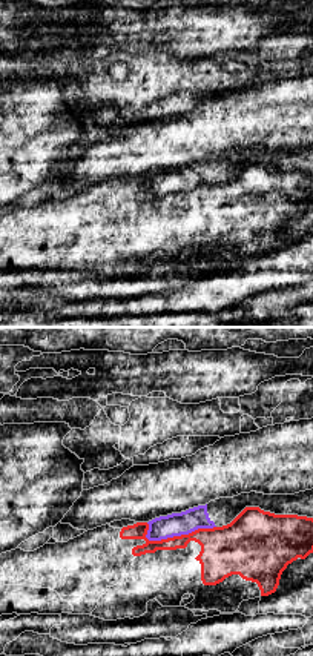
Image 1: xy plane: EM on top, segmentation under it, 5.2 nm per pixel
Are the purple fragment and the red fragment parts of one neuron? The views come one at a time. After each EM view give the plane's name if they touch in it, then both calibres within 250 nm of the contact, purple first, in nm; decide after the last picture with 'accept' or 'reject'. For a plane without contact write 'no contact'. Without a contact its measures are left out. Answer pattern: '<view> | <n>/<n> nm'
xy | 120/260 nm

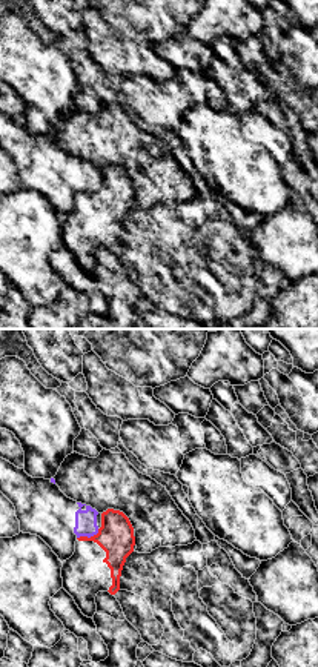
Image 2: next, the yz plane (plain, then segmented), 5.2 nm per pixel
yz | 110/190 nm

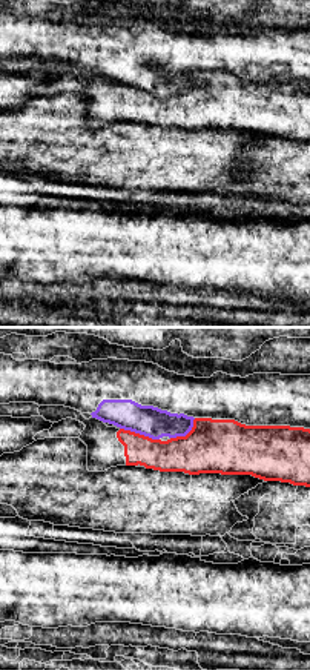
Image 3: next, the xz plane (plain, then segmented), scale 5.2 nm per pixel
xz | 160/190 nm

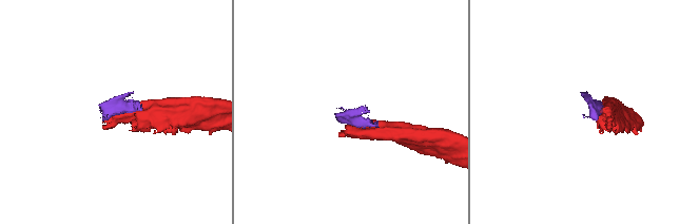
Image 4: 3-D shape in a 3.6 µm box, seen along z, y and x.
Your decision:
reject

